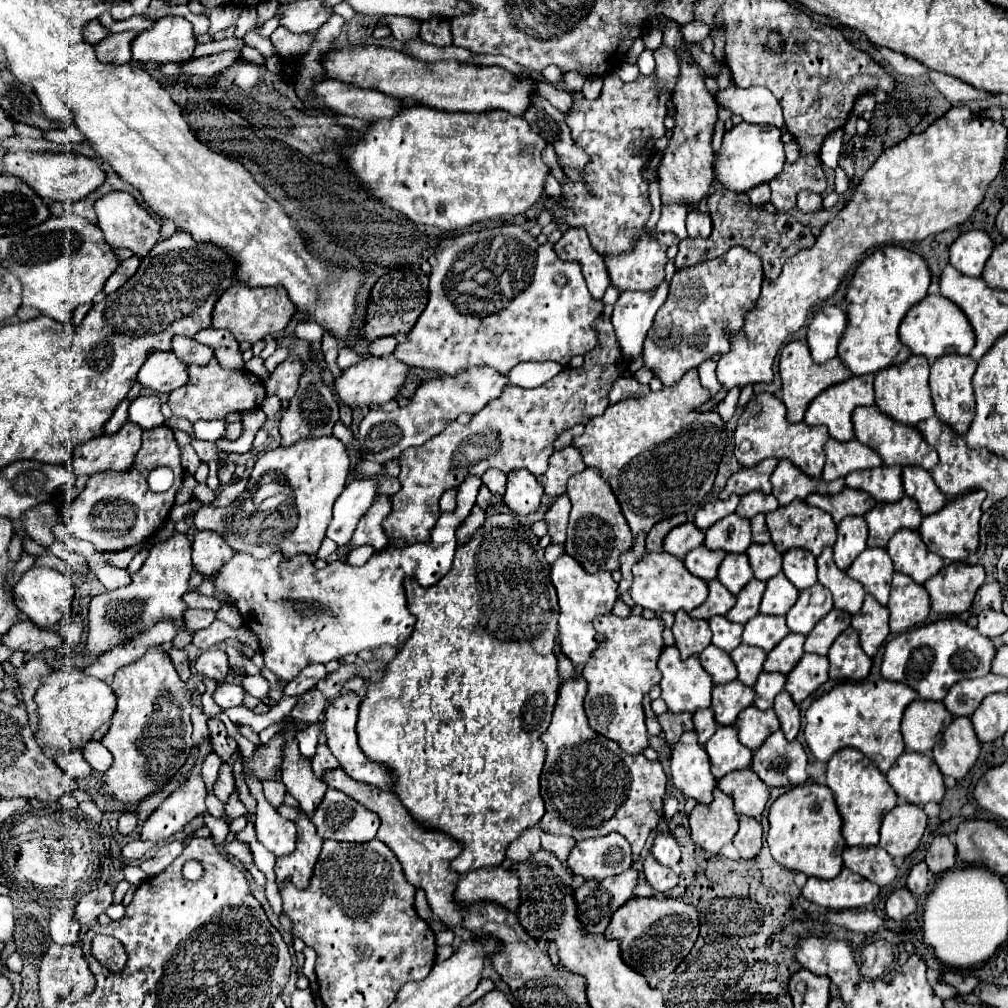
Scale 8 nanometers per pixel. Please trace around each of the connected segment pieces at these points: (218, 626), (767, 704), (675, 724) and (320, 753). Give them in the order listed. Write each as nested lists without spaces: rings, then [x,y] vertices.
[[[215,620],[209,628],[195,632],[195,636],[193,636],[193,644],[195,644],[197,648],[201,648],[201,650],[207,650],[207,648],[211,648],[211,646],[223,642],[223,640],[235,638],[235,632],[237,632],[237,630],[233,630],[233,628],[227,626],[225,622]]]
[[[761,672],[757,678],[757,684],[753,686],[757,692],[755,706],[759,710],[769,710],[773,706],[773,698],[783,690],[785,680],[787,678],[781,672]]]
[[[667,710],[665,714],[659,716],[659,724],[661,724],[663,732],[665,732],[667,744],[673,746],[673,744],[681,738],[683,732],[693,730],[691,716],[693,716],[691,712],[679,712],[679,714],[675,714],[675,712],[671,712],[671,710]]]
[[[317,746],[317,754],[313,758],[313,772],[317,778],[323,778],[323,774],[331,768],[337,768],[339,762],[337,758],[333,758],[331,750],[327,746]]]

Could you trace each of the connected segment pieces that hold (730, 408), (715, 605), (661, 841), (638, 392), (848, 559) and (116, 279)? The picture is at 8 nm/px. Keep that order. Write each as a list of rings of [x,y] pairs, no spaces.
[[[733,388],[733,390],[729,390],[729,392],[731,392],[731,394],[727,394],[727,398],[721,402],[721,406],[717,406],[717,414],[723,418],[723,422],[729,422],[729,420],[731,420],[741,390],[739,390],[739,388]]]
[[[711,580],[707,600],[701,606],[697,606],[695,610],[691,610],[689,616],[709,620],[711,616],[717,616],[717,614],[725,616],[733,606],[735,606],[735,596],[719,580]]]
[[[663,832],[663,834],[657,834],[657,836],[655,836],[651,854],[653,854],[661,864],[665,864],[665,866],[675,866],[675,864],[679,862],[681,850],[679,850],[675,838],[673,838],[669,832]]]
[[[619,378],[613,382],[611,386],[611,392],[609,392],[609,402],[615,404],[619,400],[625,400],[625,398],[641,398],[649,394],[649,386],[637,382],[635,378]]]
[[[849,516],[837,524],[835,562],[841,570],[847,570],[851,562],[867,548],[867,526],[863,516]]]
[[[131,256],[129,260],[121,262],[119,268],[111,274],[109,282],[105,284],[105,294],[111,294],[111,292],[115,292],[119,286],[123,286],[123,284],[137,272],[137,268],[139,268],[139,258],[137,258],[137,256]]]

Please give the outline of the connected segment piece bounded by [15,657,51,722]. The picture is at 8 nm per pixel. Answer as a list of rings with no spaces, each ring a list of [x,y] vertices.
[[[29,658],[21,668],[15,668],[15,676],[21,682],[21,692],[23,692],[23,704],[29,714],[29,722],[37,718],[37,706],[33,702],[33,696],[37,688],[41,686],[41,676],[49,674],[51,667],[39,658]]]

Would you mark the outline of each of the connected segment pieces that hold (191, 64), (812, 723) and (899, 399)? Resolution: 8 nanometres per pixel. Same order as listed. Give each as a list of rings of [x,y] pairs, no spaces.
[[[227,50],[211,56],[203,56],[199,60],[189,60],[183,64],[185,74],[201,74],[201,76],[217,76],[231,64],[241,58],[241,50]]]
[[[843,682],[817,698],[805,714],[805,738],[817,760],[827,762],[837,750],[851,746],[867,754],[867,758],[885,774],[893,762],[905,752],[901,736],[901,718],[905,708],[917,698],[917,692],[901,682]]]
[[[909,356],[901,366],[889,366],[875,374],[875,406],[901,424],[915,426],[935,414],[929,390],[929,362],[923,356]]]

